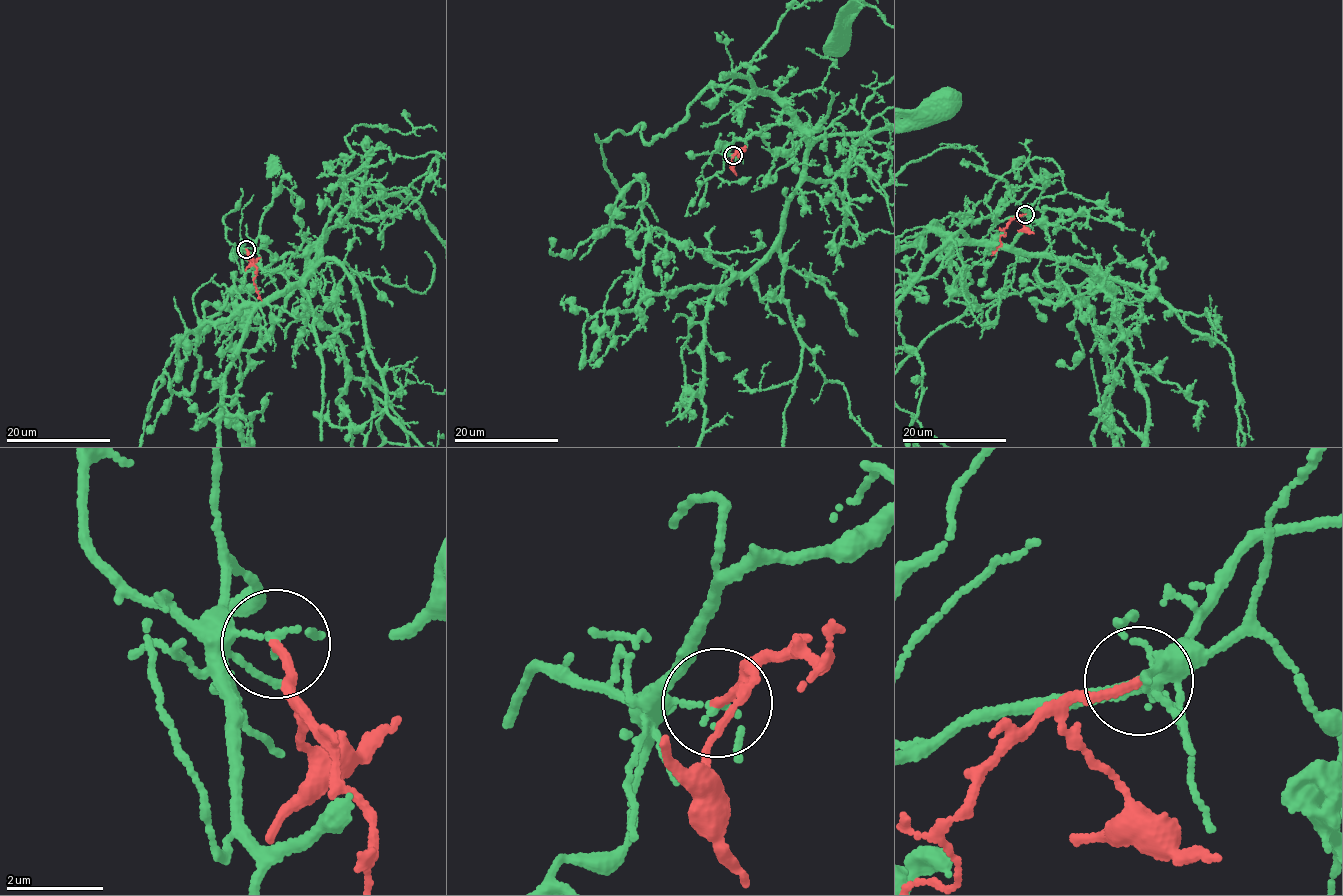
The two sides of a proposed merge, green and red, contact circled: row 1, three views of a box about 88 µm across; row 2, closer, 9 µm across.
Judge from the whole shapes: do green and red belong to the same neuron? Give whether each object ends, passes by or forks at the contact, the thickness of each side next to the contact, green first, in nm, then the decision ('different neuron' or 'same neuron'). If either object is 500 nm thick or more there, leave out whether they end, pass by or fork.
green passes by | red ends | 100/170 nm | different neuron

